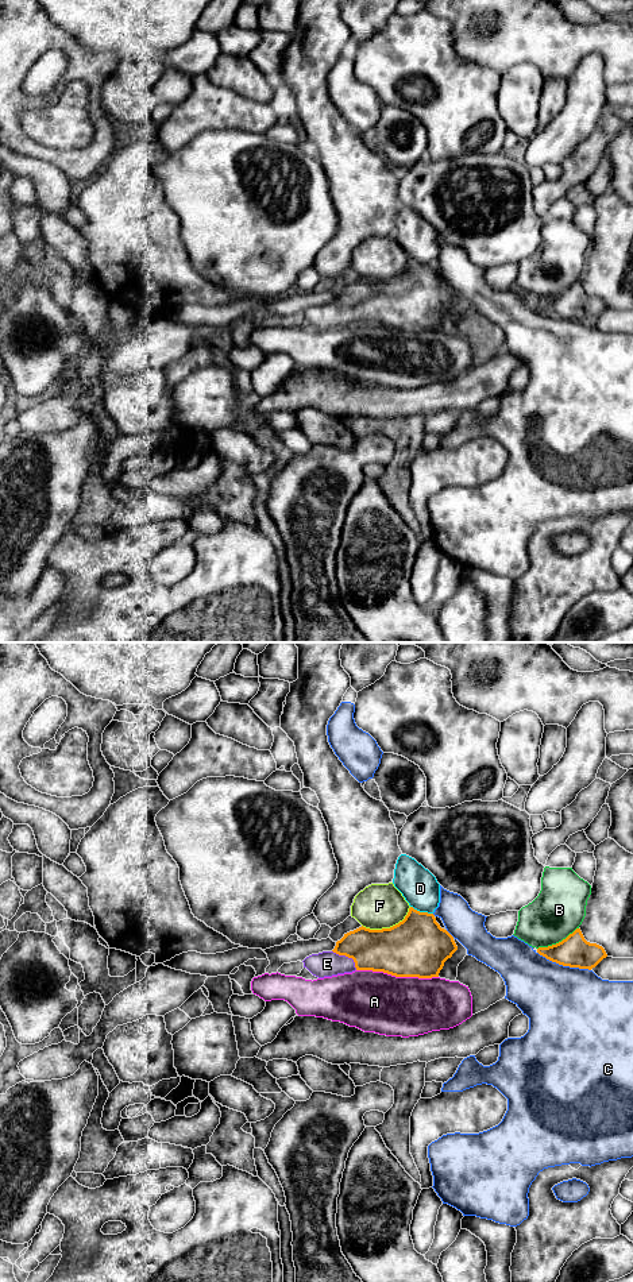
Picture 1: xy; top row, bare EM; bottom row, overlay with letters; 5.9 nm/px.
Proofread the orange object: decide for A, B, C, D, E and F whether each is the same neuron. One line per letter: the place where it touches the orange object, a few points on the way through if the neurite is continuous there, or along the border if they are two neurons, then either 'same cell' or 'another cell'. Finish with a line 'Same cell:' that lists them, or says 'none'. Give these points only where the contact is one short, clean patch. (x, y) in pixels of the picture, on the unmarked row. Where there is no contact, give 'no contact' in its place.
A: meets orange in xy at (397, 328); another cell
B: meets orange in xy at (559, 294); another cell
C: meets orange in xy at (564, 317); another cell
D: meets orange in xy at (421, 265); another cell
E: meets orange in xy at (347, 308); runs through xy (388, 302), (355, 302), (347, 308), (336, 315), (327, 316); same cell
F: meets orange in xy at (388, 281); another cell
Same cell: E

